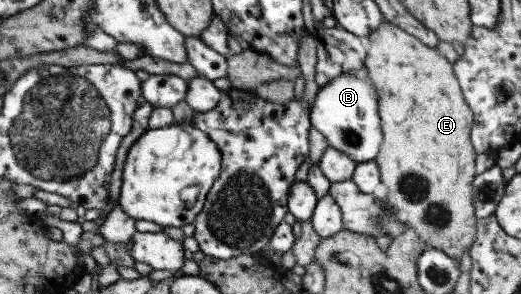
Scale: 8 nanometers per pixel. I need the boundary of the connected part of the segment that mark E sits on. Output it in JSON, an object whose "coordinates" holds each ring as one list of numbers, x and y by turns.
{"coordinates":[[388,21,382,22,368,34,369,46,363,61,370,82,378,90,382,102,382,130,386,130,386,142,382,154,373,160,379,170,380,183,386,190,385,200,402,221,415,230,426,248,435,248,460,262,460,256,472,244,475,234,472,182,474,173,474,149,470,140,472,113,463,99,451,64,436,48,422,44,418,38,406,34]]}

